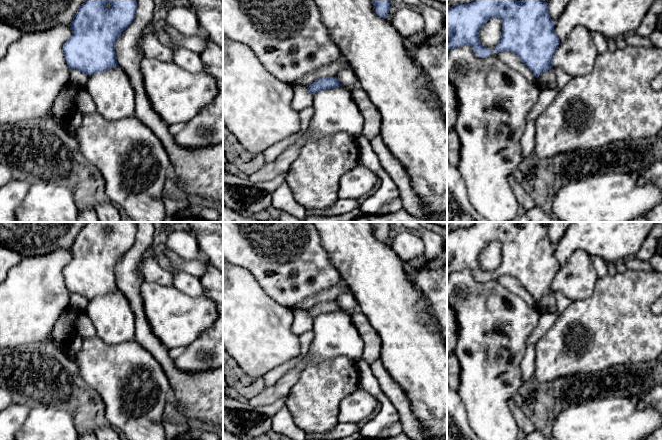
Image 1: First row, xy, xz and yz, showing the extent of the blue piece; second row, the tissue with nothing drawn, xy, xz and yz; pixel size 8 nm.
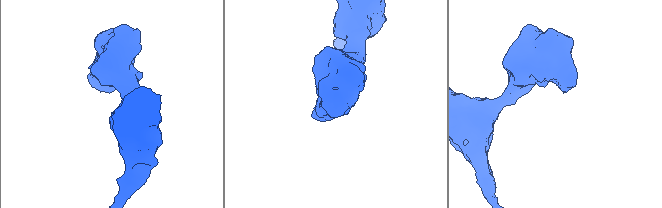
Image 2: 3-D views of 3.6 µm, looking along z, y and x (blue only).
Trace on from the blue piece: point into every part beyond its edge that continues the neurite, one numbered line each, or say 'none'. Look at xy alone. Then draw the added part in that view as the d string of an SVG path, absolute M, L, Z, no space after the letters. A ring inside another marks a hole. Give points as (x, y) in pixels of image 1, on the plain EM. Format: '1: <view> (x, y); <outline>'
none

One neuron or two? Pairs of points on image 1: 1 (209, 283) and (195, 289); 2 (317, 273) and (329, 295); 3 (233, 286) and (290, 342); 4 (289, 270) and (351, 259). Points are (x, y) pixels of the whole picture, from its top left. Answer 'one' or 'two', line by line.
1: two
2: two
3: one
4: two

